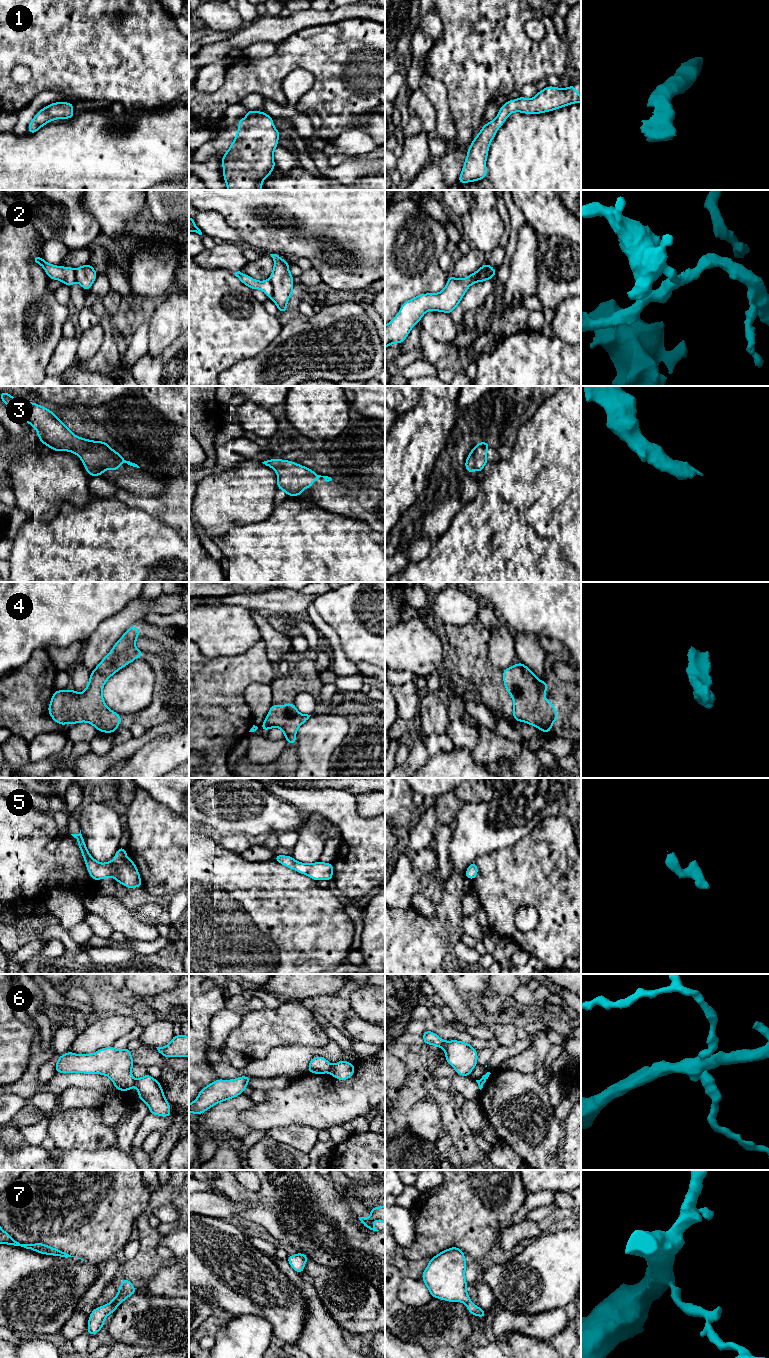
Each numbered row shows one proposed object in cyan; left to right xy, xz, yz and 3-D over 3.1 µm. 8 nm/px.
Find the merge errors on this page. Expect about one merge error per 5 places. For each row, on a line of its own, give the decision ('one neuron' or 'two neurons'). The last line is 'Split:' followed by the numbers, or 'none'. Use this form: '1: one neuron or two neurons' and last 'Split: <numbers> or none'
1: one neuron
2: two neurons
3: one neuron
4: one neuron
5: one neuron
6: two neurons
7: one neuron
Split: 2, 6

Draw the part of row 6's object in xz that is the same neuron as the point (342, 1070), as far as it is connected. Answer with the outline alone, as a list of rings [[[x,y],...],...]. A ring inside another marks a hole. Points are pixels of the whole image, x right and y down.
[[[340,1060],[332,1065],[330,1074],[341,1081],[351,1078],[354,1075],[355,1066],[348,1061]]]

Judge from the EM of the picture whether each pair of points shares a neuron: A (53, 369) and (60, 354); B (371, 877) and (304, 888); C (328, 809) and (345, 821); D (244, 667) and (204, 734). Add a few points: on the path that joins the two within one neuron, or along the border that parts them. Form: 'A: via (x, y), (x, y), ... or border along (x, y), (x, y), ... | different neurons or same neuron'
A: via (57, 365), (60, 358) | same neuron
B: border along (333, 889), (338, 893) | different neurons
C: via (332, 811), (341, 817) | same neuron
D: via (227, 684), (204, 707), (204, 717) | same neuron

